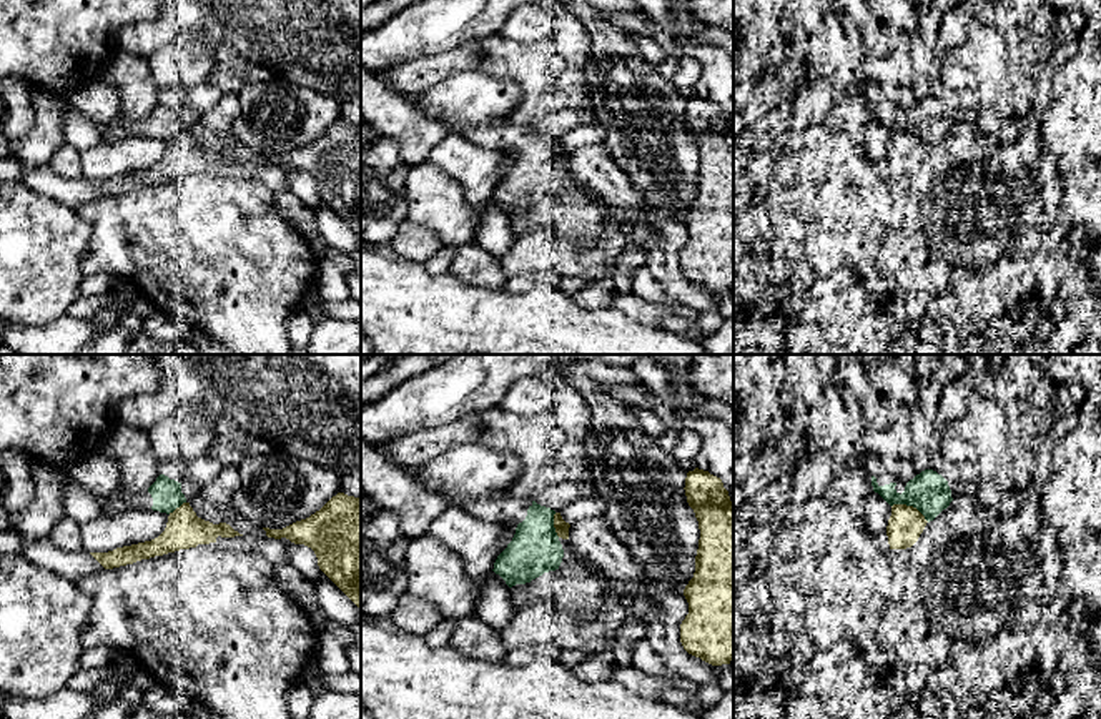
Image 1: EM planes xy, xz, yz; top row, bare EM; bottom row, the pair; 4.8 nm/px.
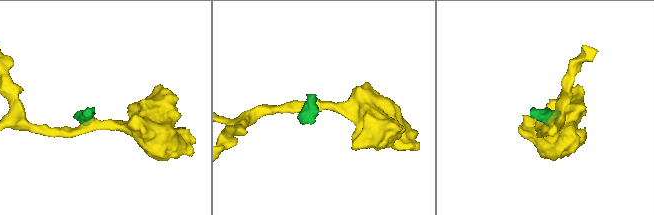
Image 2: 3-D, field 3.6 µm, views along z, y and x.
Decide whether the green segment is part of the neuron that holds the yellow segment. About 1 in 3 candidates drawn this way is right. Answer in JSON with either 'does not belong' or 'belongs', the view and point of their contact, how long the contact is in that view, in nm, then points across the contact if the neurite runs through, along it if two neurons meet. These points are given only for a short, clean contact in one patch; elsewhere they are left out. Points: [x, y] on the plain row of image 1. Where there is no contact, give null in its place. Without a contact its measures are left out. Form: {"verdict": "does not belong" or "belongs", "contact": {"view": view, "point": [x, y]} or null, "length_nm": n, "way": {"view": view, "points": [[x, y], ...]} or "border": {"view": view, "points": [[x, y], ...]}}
{"verdict": "does not belong", "contact": {"view": "yz", "point": [910, 133]}, "length_nm": 200}

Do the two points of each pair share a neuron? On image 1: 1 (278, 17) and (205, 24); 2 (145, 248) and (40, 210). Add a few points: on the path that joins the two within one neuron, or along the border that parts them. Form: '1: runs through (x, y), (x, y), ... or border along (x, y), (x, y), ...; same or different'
1: runs through (260, 17), (223, 17); same
2: border along (74, 210), (90, 227), (90, 240), (78, 265); different

